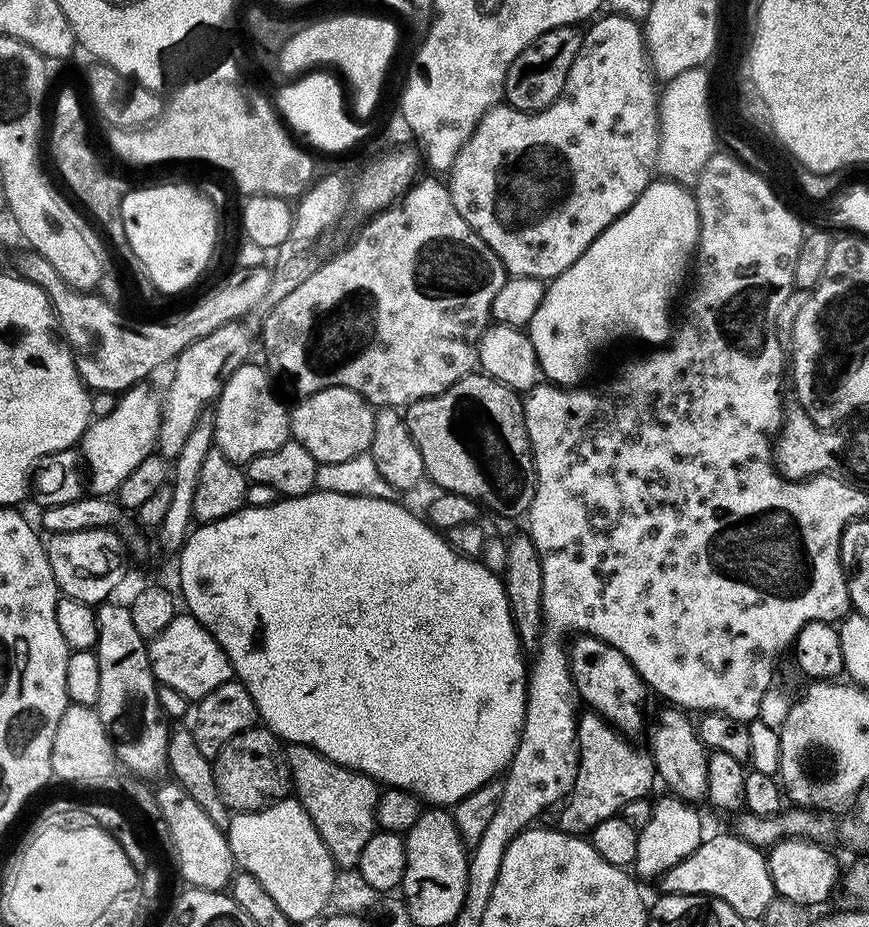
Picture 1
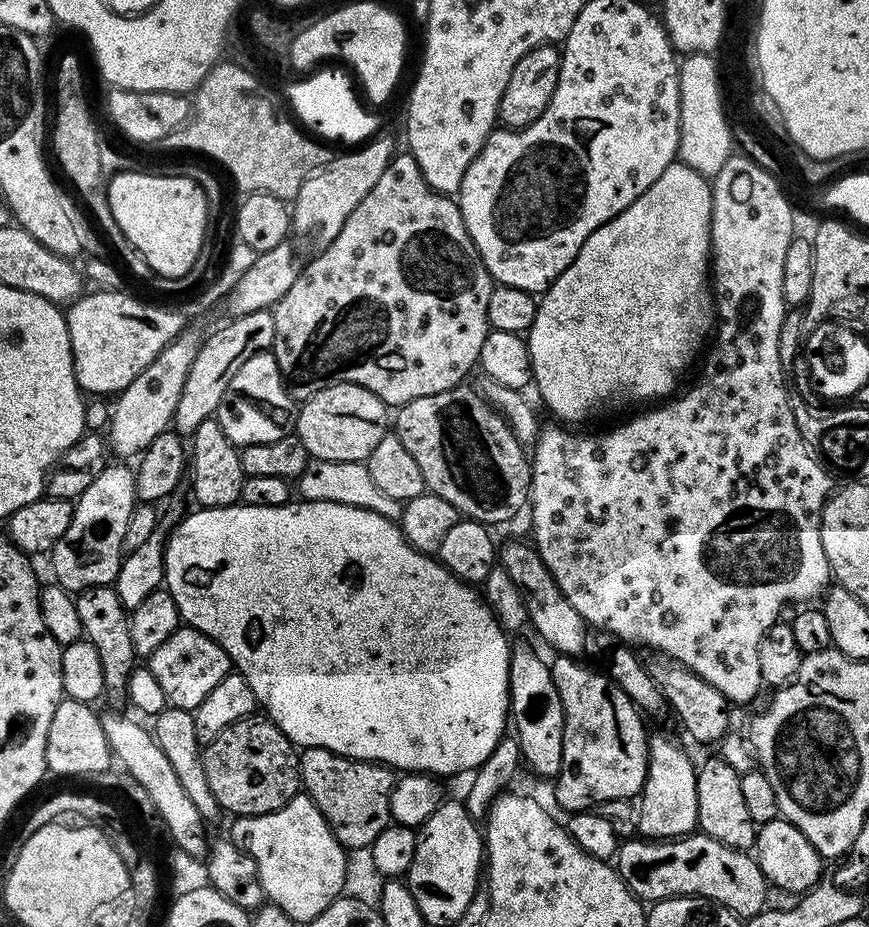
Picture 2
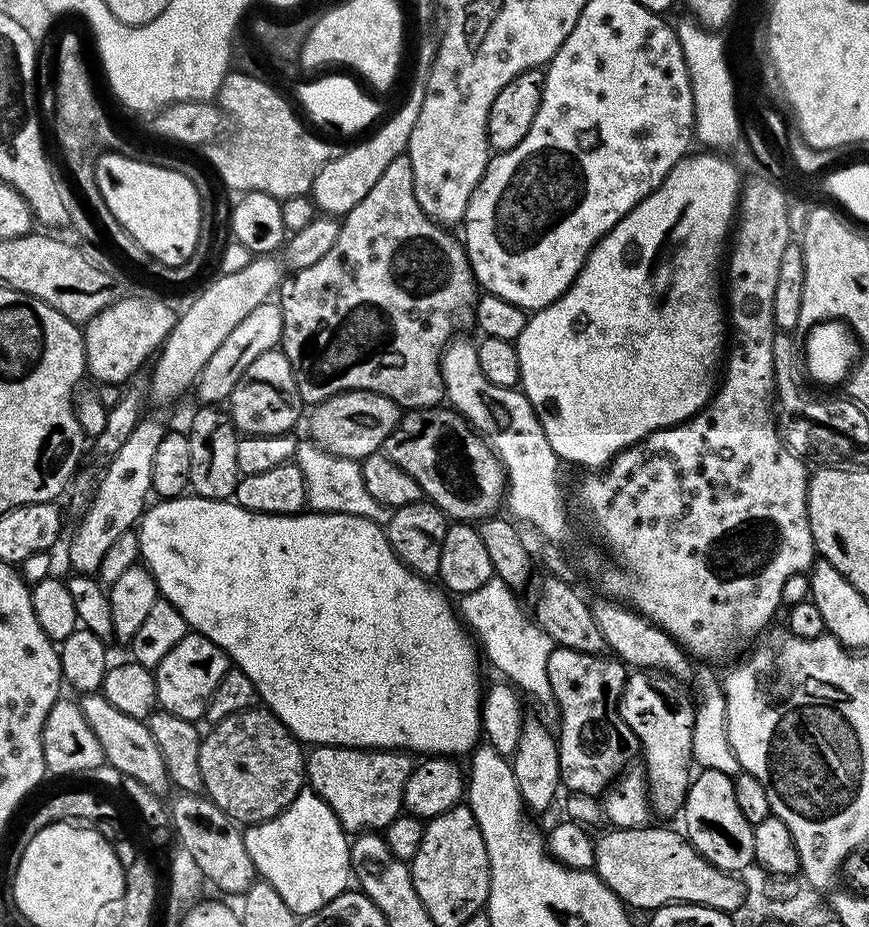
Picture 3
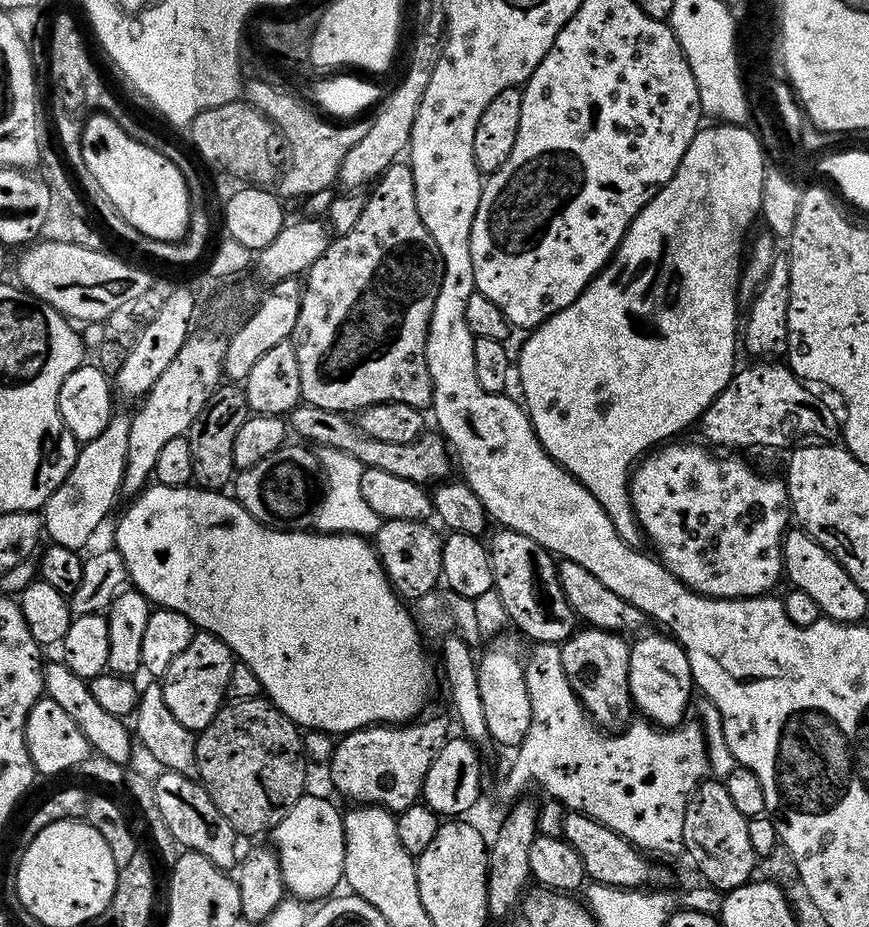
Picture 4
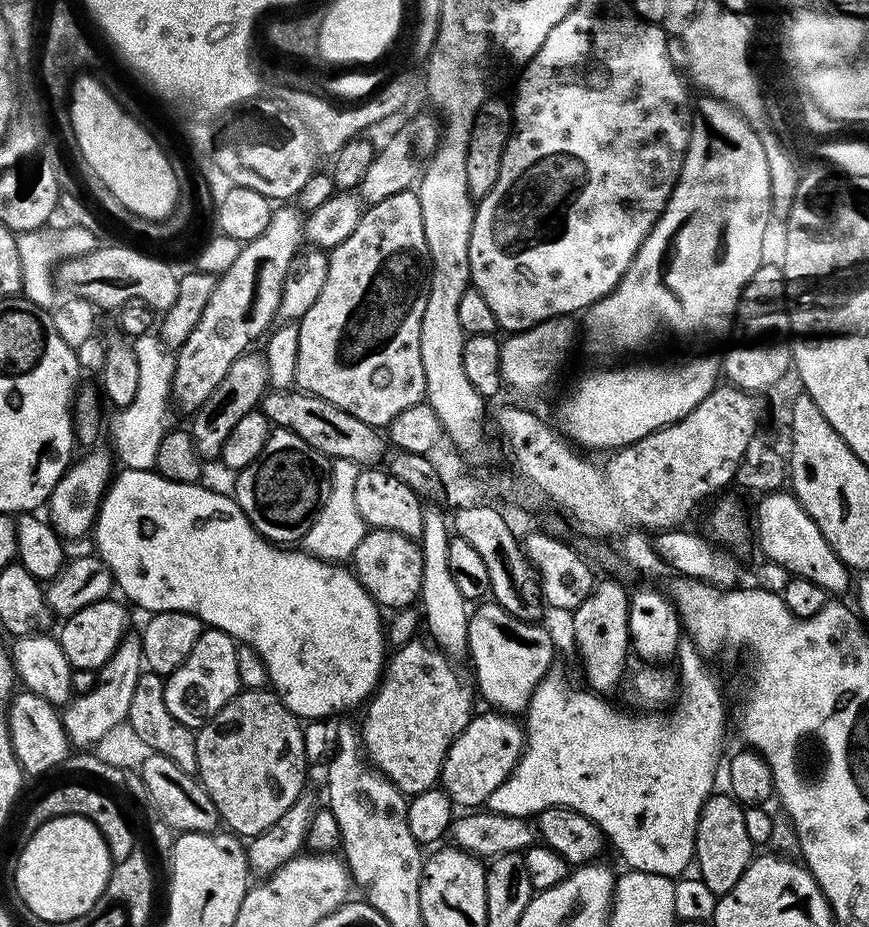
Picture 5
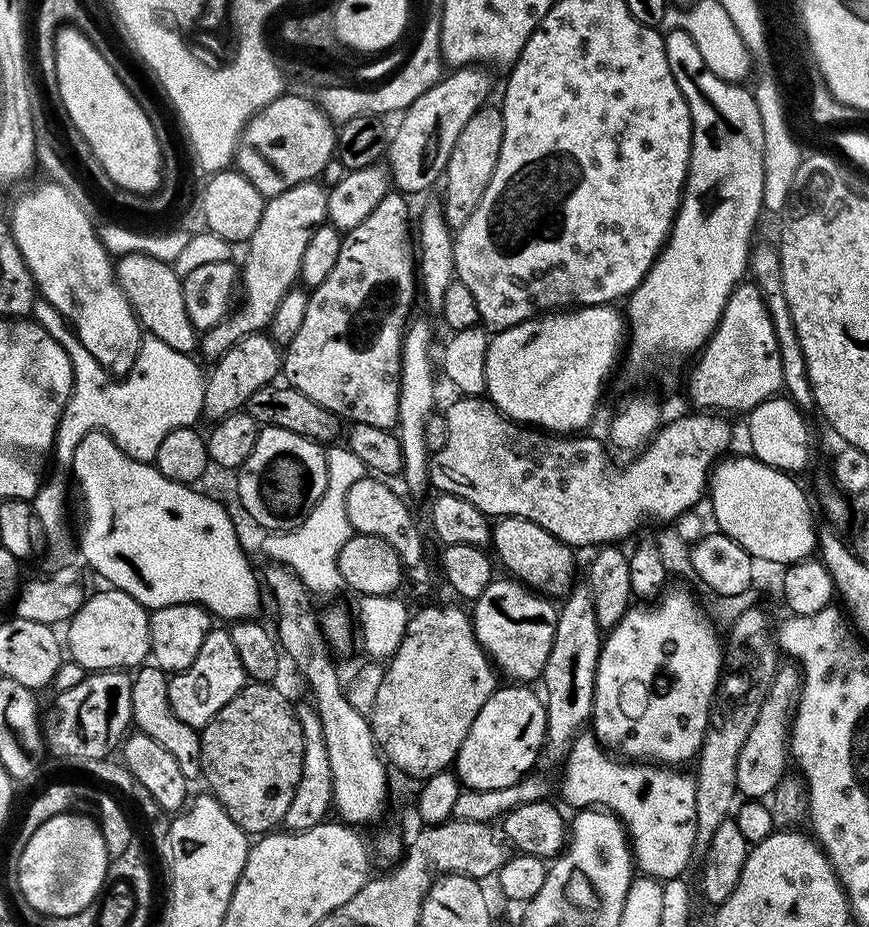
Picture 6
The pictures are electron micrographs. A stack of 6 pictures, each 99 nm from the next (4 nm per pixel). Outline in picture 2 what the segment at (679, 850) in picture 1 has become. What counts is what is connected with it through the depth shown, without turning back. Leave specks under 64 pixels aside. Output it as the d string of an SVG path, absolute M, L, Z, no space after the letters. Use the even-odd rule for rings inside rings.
M668 736L648 737L648 773L638 797L638 832L650 840L679 840L698 828L697 765Z

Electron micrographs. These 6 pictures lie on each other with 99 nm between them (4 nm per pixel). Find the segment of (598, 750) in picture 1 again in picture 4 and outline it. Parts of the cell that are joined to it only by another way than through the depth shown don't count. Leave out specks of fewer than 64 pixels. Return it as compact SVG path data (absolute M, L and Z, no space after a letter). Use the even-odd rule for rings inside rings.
M584 626L559 645L562 670L580 703L593 717L604 716L608 712L608 700L600 692L627 693L630 644L624 639L623 635L615 632Z

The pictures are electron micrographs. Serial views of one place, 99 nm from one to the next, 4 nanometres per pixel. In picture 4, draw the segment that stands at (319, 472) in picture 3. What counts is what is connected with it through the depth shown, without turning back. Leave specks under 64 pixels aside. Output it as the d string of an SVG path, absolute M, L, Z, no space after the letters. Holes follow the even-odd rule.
M320 448L318 452L322 491L318 497L314 513L315 531L318 532L349 532L365 538L375 537L382 518L374 514L374 509L362 498L362 474L364 464L358 462L350 454L333 448Z

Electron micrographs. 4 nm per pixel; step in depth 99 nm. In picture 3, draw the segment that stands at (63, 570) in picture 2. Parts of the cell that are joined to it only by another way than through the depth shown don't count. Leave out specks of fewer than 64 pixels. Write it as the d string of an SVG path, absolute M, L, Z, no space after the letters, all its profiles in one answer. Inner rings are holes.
M141 419L122 448L107 461L108 469L105 470L104 477L96 488L92 506L81 520L80 526L72 536L72 545L68 548L68 560L77 573L99 573L100 564L106 558L107 551L115 544L121 543L120 535L131 524L133 527L139 521L149 503L148 496L153 495L154 450L158 450L158 442L162 442L165 431L165 425L160 425L158 421Z

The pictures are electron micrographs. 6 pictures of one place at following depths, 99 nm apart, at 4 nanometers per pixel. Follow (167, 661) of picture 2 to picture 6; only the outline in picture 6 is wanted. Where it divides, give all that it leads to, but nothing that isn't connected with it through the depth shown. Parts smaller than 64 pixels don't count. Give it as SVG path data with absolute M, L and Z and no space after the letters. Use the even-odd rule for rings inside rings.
M214 626L202 641L194 662L190 662L186 670L175 673L169 679L170 706L174 706L174 714L178 714L182 722L194 729L203 730L216 717L218 710L222 710L226 702L233 700L244 689L245 683L244 667L238 659L238 650L234 647L228 628Z

